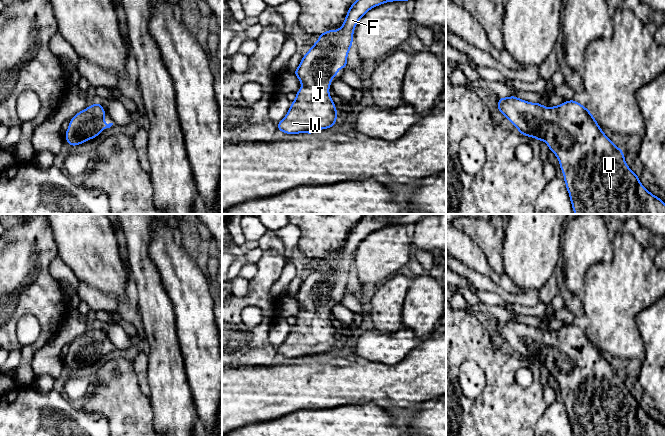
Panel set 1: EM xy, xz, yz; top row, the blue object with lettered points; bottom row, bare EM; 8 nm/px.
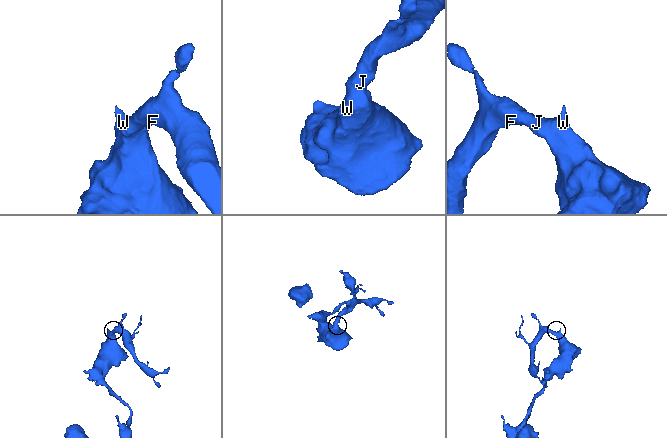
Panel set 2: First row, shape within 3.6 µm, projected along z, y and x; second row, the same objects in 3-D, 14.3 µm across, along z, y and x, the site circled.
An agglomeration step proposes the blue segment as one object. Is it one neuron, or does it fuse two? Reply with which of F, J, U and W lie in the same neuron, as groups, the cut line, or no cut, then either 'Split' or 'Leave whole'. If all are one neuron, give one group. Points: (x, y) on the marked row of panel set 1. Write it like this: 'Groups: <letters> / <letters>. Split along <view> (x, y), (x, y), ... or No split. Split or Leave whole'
Groups: F J U W. No split. Leave whole

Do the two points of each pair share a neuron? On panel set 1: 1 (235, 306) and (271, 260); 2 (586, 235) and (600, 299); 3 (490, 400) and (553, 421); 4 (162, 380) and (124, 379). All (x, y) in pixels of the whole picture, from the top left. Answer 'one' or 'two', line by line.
1: one
2: two
3: two
4: two

